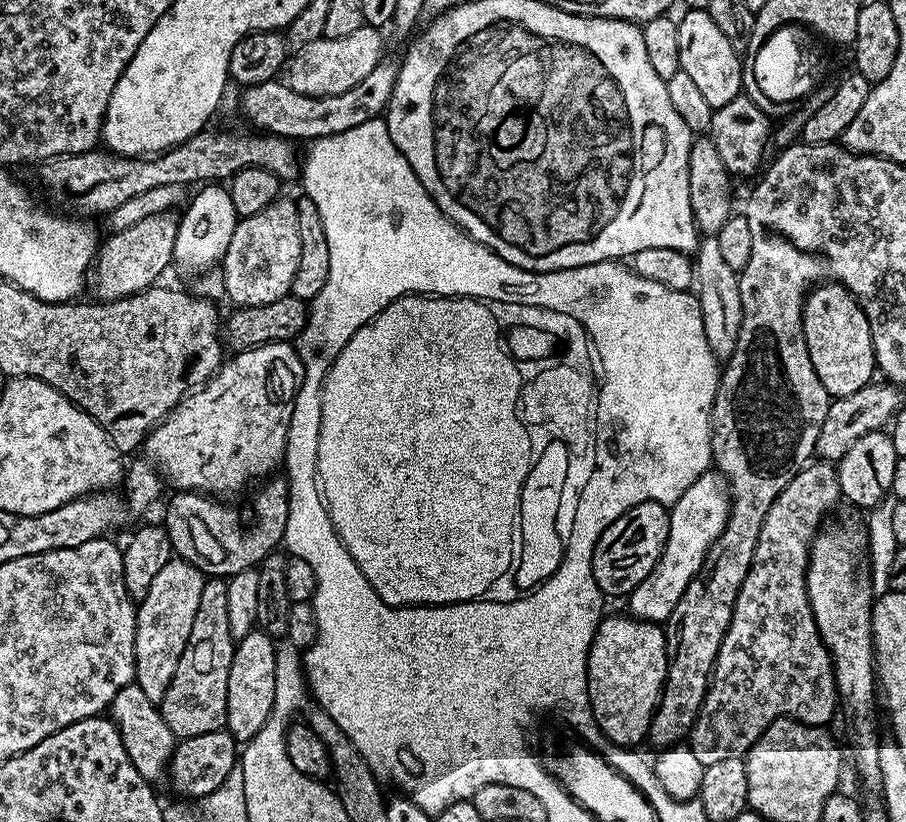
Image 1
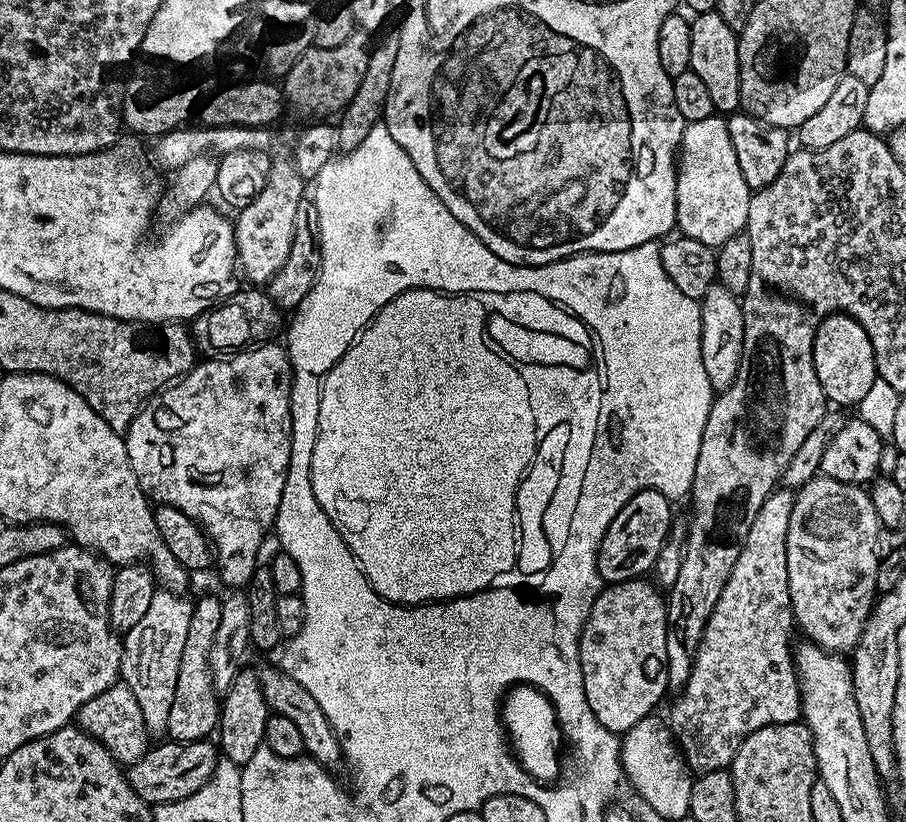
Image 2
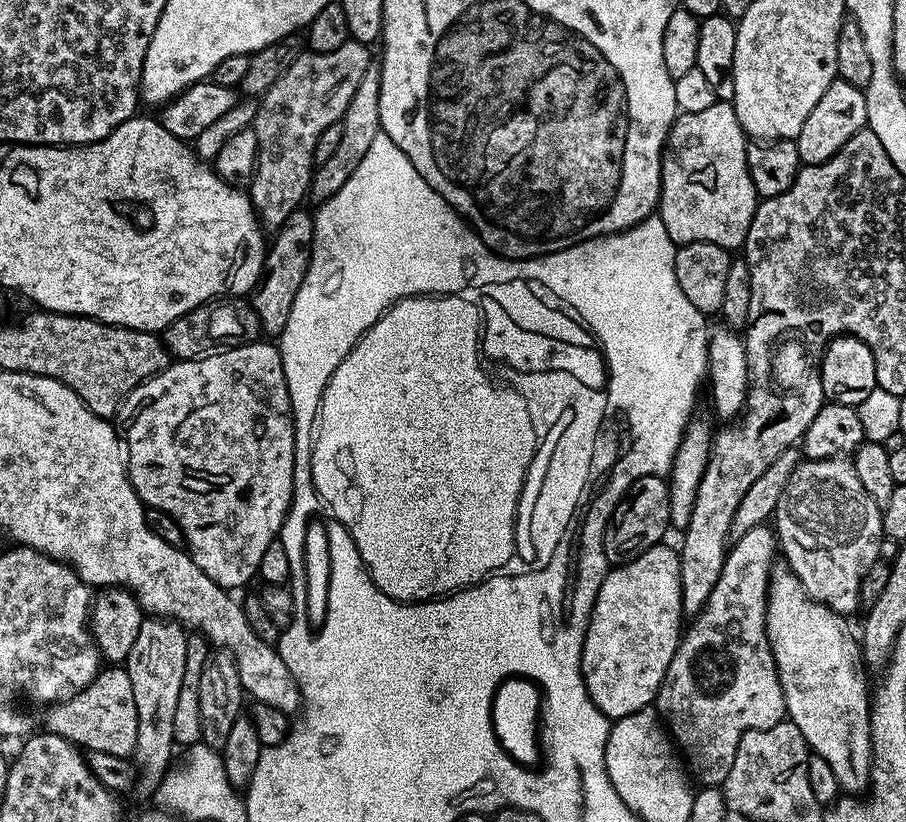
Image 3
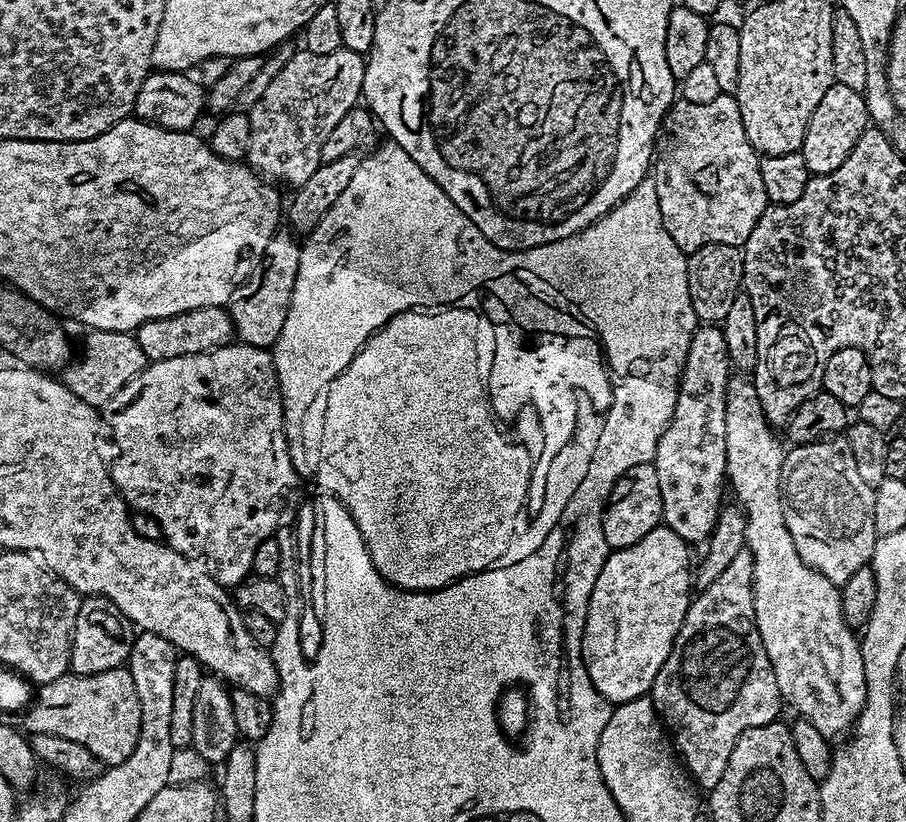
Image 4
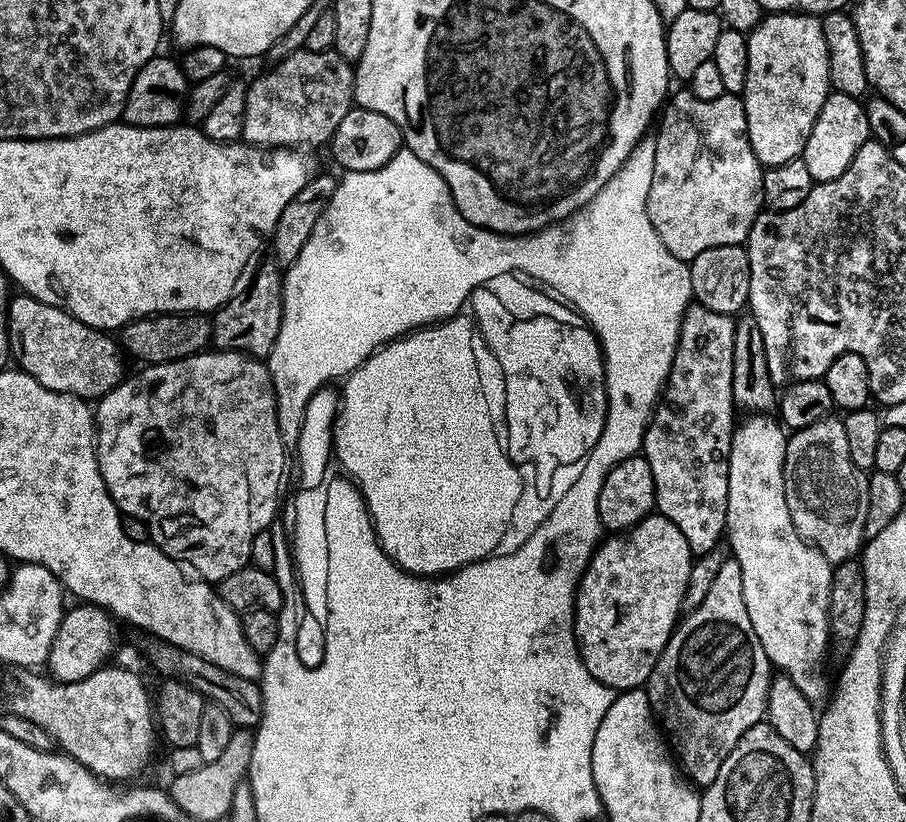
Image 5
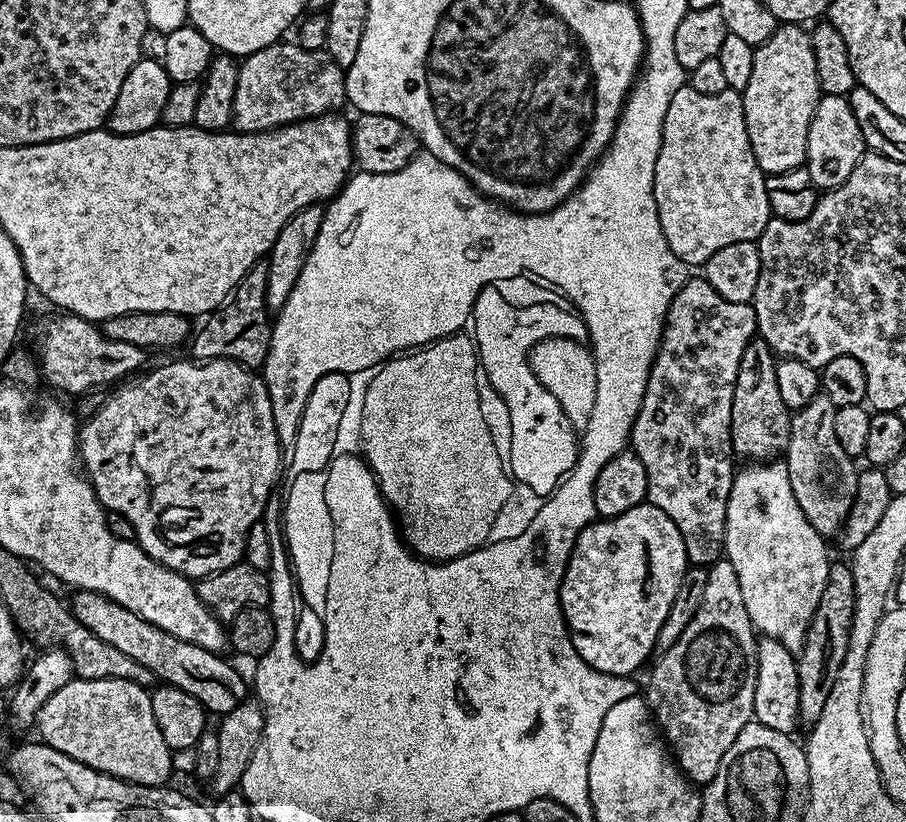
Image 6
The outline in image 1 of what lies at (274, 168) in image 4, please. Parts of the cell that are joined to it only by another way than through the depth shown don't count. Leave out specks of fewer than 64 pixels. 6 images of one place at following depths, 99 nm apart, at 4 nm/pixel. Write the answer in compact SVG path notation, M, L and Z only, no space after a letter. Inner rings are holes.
M362 27L346 38L322 38L318 42L310 42L310 46L302 46L289 59L286 65L286 82L298 94L307 96L325 96L326 94L342 94L350 90L350 86L358 86L374 66L385 55L384 40L381 29ZM278 198L266 210L236 221L222 261L224 295L233 300L236 308L266 306L266 302L278 302L291 293L294 270L298 270L298 257L302 255L302 241L298 235L296 200L284 199Z

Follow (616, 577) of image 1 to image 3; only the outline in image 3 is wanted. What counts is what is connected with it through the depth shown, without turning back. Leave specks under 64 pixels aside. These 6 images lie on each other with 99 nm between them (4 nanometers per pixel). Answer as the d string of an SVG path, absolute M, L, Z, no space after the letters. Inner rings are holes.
M662 476L638 478L629 486L627 494L620 499L618 506L612 512L612 517L608 520L608 529L604 535L604 553L609 565L625 564L638 558L638 554L642 554L661 543L667 532L670 532L670 494L668 493L667 479Z

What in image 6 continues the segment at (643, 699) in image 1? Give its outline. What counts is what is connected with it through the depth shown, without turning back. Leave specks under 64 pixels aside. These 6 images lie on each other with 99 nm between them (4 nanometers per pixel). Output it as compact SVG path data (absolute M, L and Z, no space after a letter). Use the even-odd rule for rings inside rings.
M645 502L626 510L626 514L600 518L588 524L578 534L576 545L568 559L568 565L564 571L562 586L560 587L560 608L564 612L564 621L568 624L568 630L572 633L574 650L578 650L578 654L583 660L602 674L610 674L611 676L632 676L636 674L636 671L644 663L646 663L645 665L649 663L648 655L653 655L656 652L656 639L670 614L670 606L674 606L674 598L682 586L684 574L689 567L686 546L682 534L678 534L678 526L674 526L674 522L670 522L670 518L666 518L666 514L662 514L662 510L658 510L658 506Z

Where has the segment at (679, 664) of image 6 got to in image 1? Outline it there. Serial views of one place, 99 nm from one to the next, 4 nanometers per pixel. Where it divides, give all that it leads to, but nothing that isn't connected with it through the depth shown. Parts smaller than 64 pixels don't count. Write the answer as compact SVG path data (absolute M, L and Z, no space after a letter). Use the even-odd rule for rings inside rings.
M817 462L809 463L805 468L799 472L792 481L786 486L786 490L782 490L782 494L778 494L778 498L774 498L774 506L770 506L770 510L766 510L766 518L762 522L762 530L758 530L758 544L754 546L754 558L750 562L750 570L746 574L746 582L742 582L742 590L738 590L738 598L734 601L734 610L732 611L732 617L730 618L730 624L726 630L726 634L722 638L722 644L718 650L718 656L716 658L716 664L712 668L712 679L708 681L708 693L704 695L704 701L700 707L700 713L697 714L695 722L692 723L692 730L688 733L686 737L686 743L690 751L694 754L694 758L698 758L698 762L702 762L705 766L713 764L714 762L722 762L725 758L734 758L735 756L743 757L750 749L754 746L756 739L764 733L770 725L772 725L775 720L783 720L785 718L790 720L797 720L803 724L814 724L817 726L828 726L831 725L832 715L837 715L838 712L838 699L835 684L835 670L833 668L832 656L828 653L826 645L823 644L822 638L819 636L819 631L816 629L815 618L811 612L811 604L807 598L807 566L808 566L808 554L809 548L812 545L812 540L815 539L818 533L818 529L821 527L820 519L835 506L836 503L841 503L842 497L840 494L840 487L838 486L838 474L836 473L835 467L828 462L820 462L824 464L816 464Z

